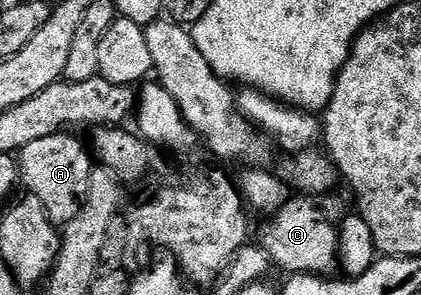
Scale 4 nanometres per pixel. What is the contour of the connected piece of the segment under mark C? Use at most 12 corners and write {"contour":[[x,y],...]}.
{"contour":[[307,195],[264,220],[257,244],[284,274],[327,277],[339,230]]}

